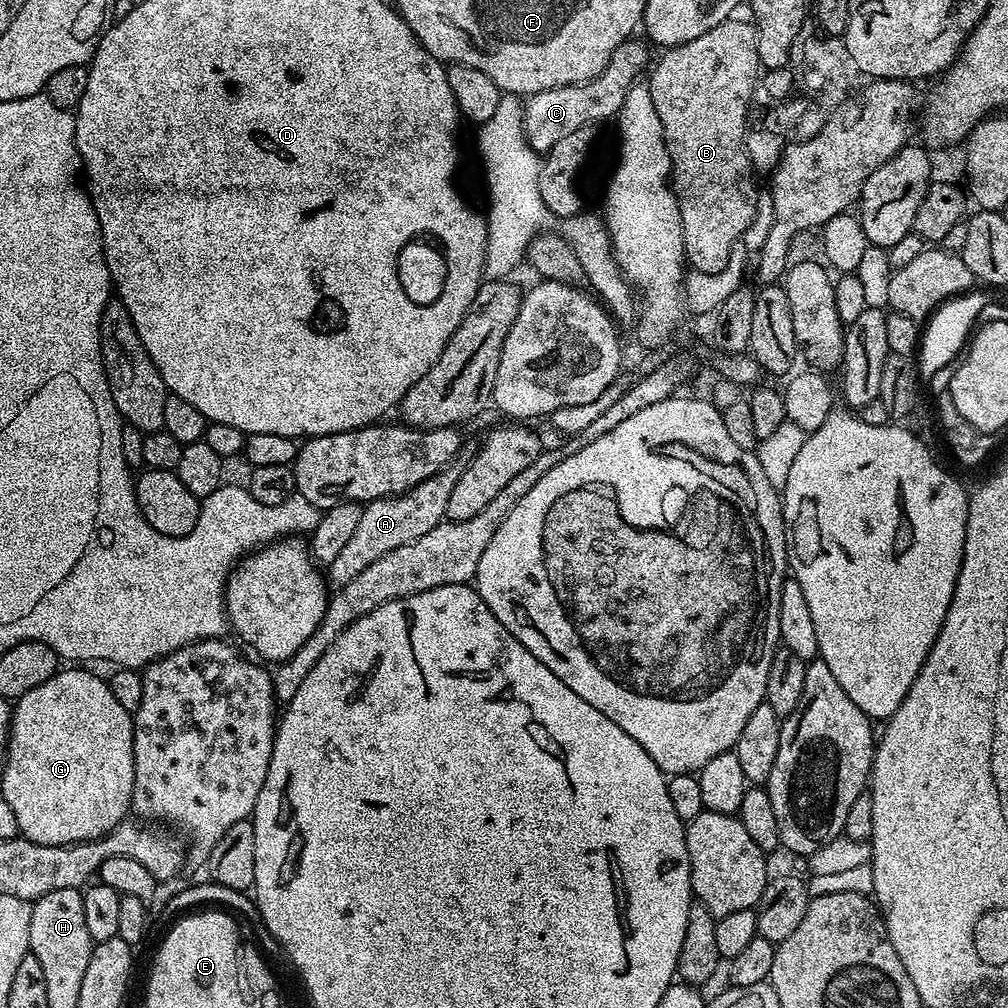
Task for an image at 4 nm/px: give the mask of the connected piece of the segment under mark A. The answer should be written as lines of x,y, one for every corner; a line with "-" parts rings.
449,466
443,468
438,474
418,482
418,486
414,486
408,492
387,496
381,500
367,501
354,535
347,540
346,547
338,553
338,558
334,558
334,562
327,565
327,583
339,586
350,582
354,574
366,570
366,566
382,558
382,554
390,554
390,550
398,550
398,546
406,546
406,542
414,542
414,538
422,538
422,534
434,530
434,526
445,523
446,502
450,502
454,482
458,482
459,477
460,468

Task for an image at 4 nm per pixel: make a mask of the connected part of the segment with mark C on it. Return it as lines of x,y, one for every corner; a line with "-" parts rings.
626,39
622,42
622,46
618,46
618,50
614,50
606,70
602,70
600,76
581,84
535,92
533,96
523,101
524,137
528,139
528,145
536,153
546,154
556,142
568,137
579,127
600,126
603,120
608,120
611,116
612,119
619,117
620,107
626,102
626,94
645,75
650,64
649,45
643,39
640,39
641,41
636,39

